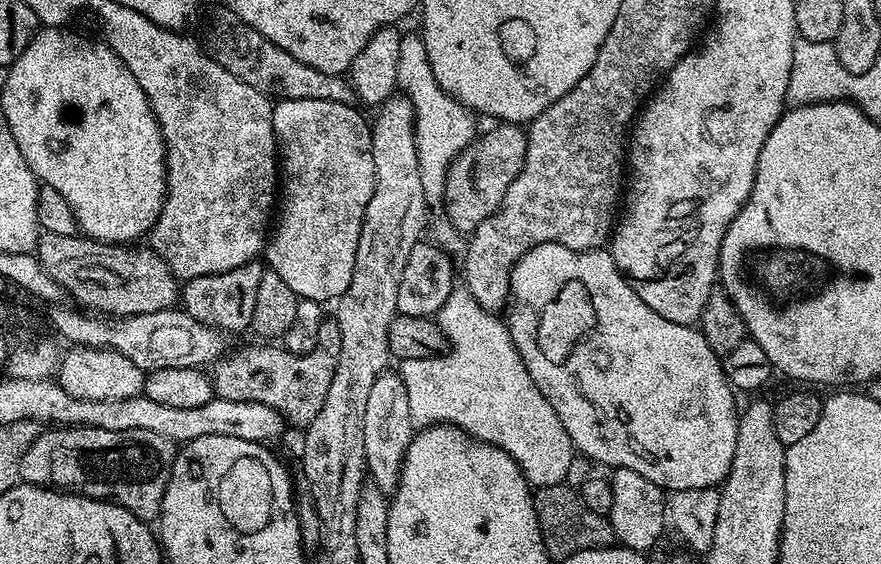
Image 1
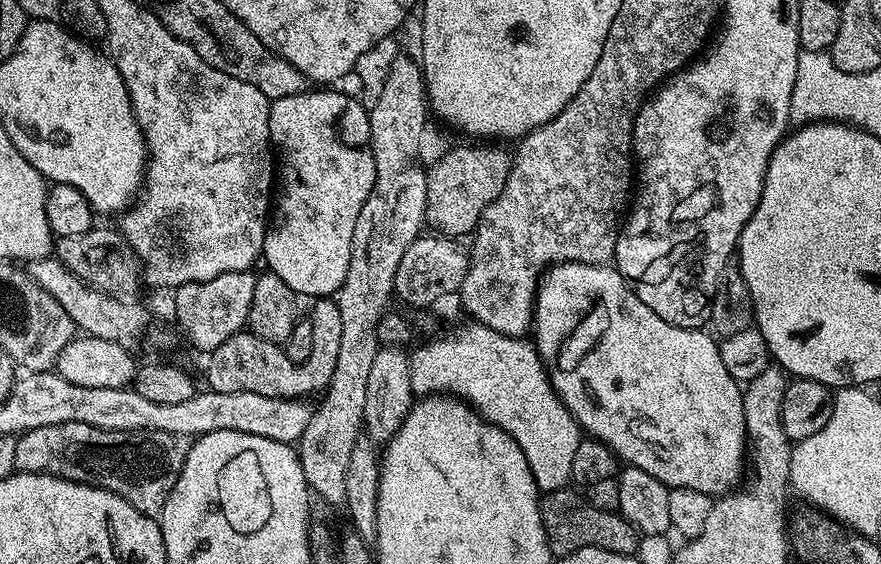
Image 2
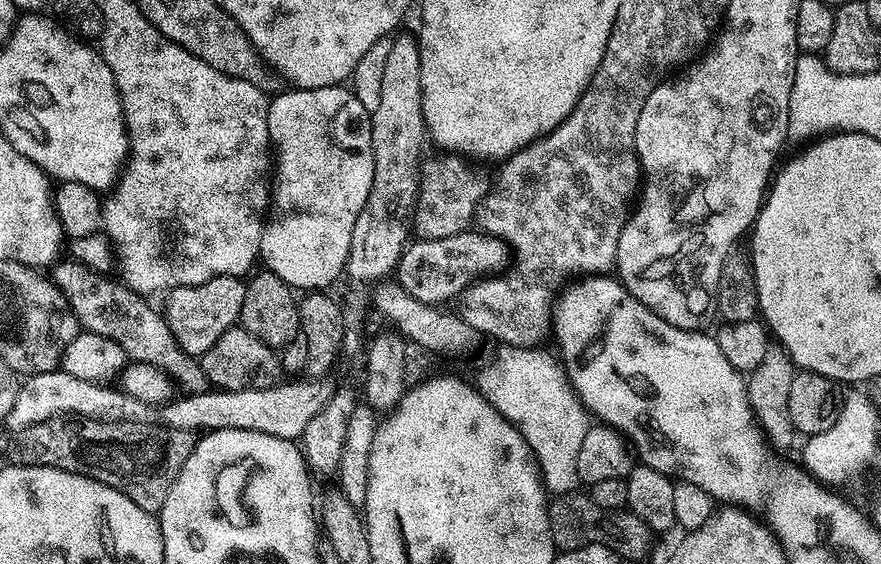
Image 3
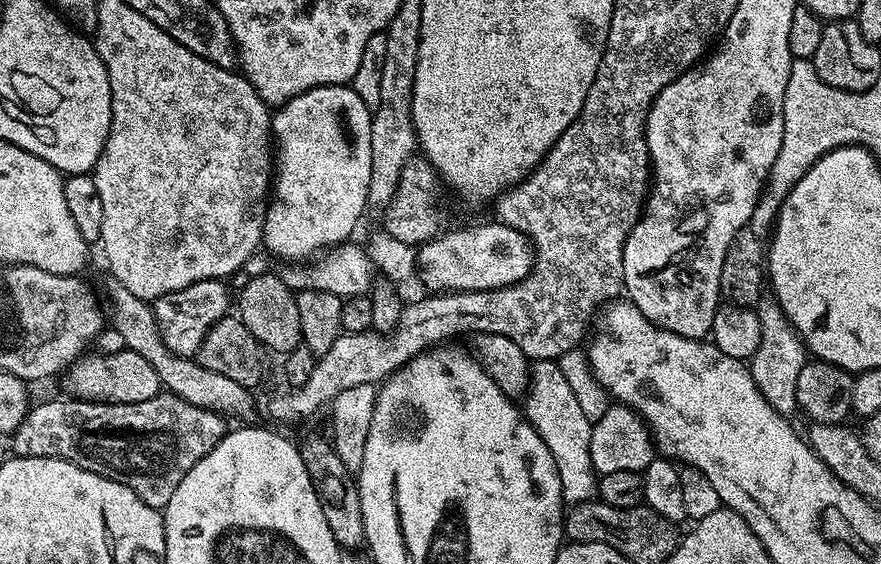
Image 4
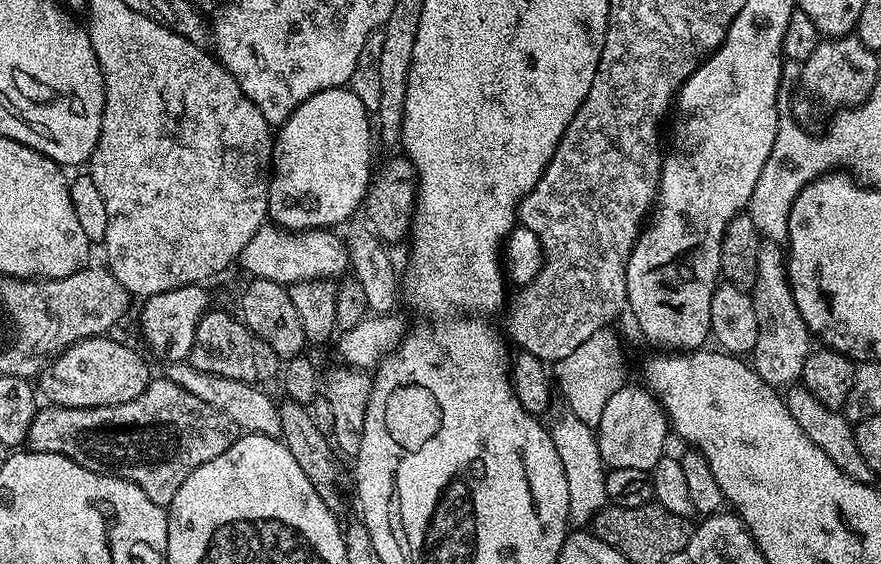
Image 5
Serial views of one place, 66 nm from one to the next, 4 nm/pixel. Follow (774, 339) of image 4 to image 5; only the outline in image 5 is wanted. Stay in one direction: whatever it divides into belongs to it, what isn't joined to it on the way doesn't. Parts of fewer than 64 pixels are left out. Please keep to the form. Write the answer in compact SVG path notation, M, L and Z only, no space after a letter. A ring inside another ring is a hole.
M761 243L756 277L750 295L754 306L754 319L758 322L758 340L754 342L750 353L751 365L772 388L780 390L785 386L795 385L800 380L802 366L810 351L810 333L794 302L792 287L788 282L786 252L779 243Z

